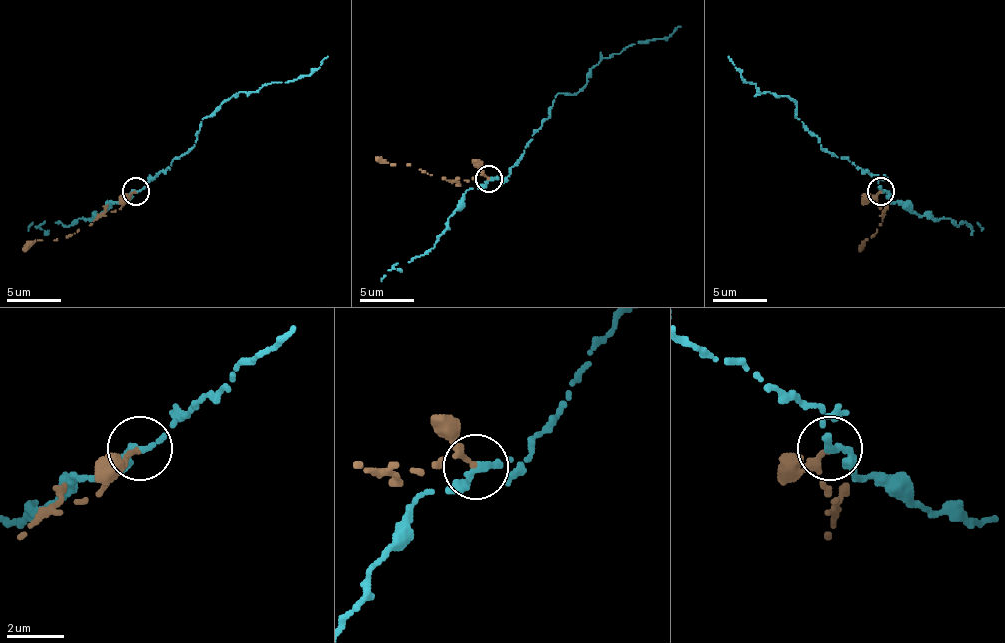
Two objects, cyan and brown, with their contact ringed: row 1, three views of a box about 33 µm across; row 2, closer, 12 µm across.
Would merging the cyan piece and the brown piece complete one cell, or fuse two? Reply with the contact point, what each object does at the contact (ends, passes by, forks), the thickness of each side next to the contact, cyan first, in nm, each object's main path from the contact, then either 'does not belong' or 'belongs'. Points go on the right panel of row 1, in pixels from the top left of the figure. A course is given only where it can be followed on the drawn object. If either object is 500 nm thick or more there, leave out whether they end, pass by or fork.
place (881, 191); cyan passes by; brown ends; calibres 240 and 240 nm; course cyan (881, 190), (876, 174), (824, 149), (786, 95), (759, 92), (729, 57); course brown (881, 193), (876, 201), (884, 209), (881, 223), (865, 239), (860, 250); does not belong

